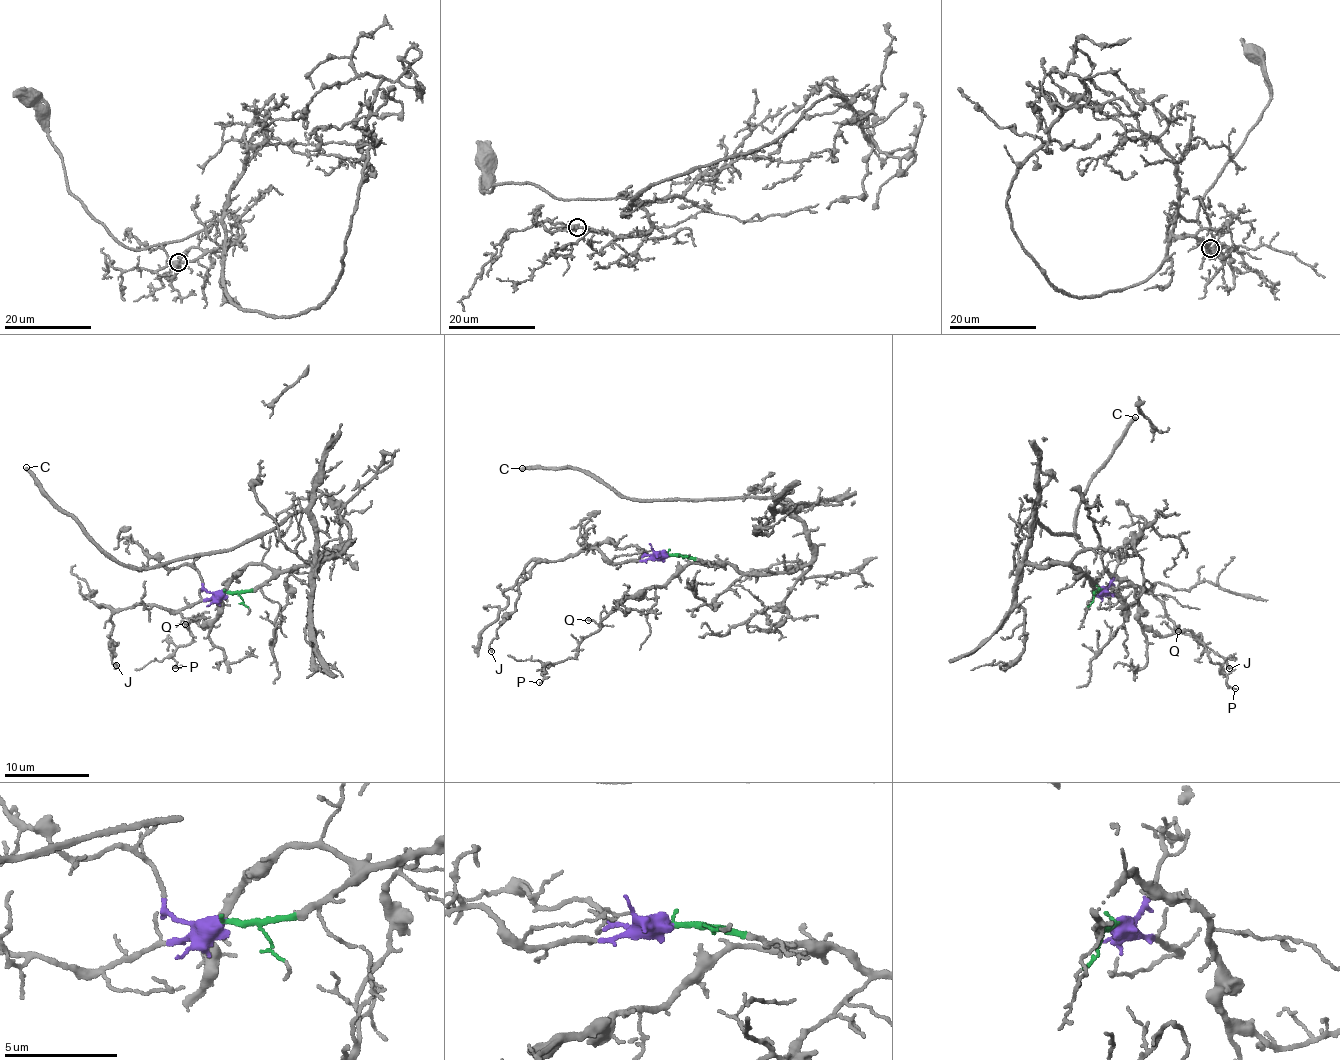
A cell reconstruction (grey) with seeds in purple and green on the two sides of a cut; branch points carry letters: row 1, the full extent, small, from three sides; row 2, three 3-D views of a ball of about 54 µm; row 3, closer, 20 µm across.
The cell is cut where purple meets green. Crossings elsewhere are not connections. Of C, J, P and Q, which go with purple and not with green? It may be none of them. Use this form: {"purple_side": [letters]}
{"purple_side": ["J"]}

